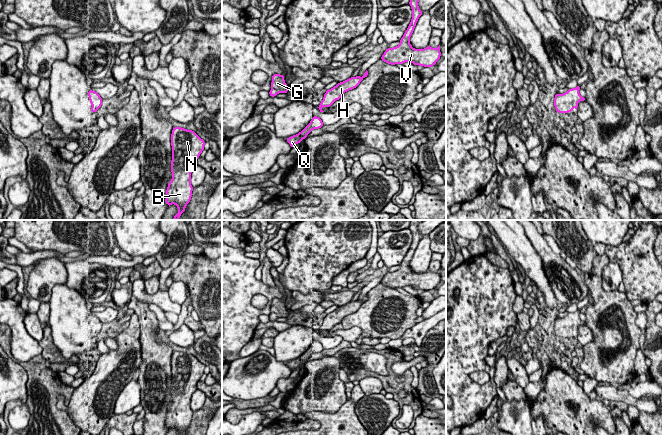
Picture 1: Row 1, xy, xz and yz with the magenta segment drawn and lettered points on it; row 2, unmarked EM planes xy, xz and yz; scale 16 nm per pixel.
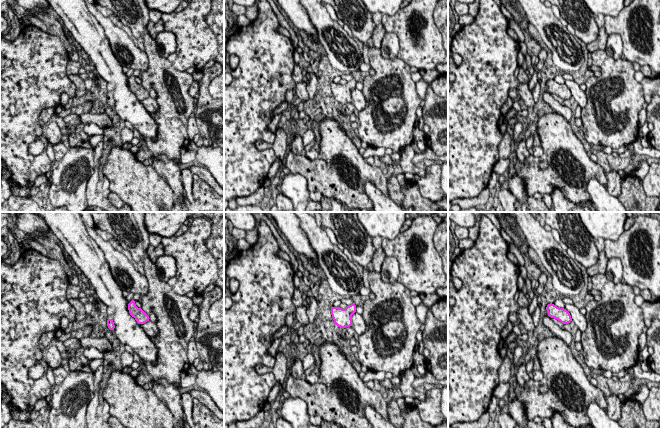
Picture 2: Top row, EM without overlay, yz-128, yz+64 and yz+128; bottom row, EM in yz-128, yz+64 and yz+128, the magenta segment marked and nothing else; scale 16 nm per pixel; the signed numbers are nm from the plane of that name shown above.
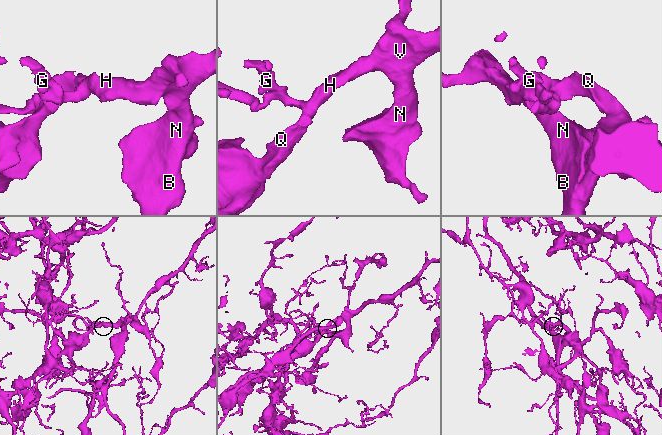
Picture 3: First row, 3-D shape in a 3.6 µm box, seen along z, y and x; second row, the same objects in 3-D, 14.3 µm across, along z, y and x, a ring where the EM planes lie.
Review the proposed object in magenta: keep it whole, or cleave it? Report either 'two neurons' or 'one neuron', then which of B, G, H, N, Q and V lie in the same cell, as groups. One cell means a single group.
one neuron; groups B G H N Q V

